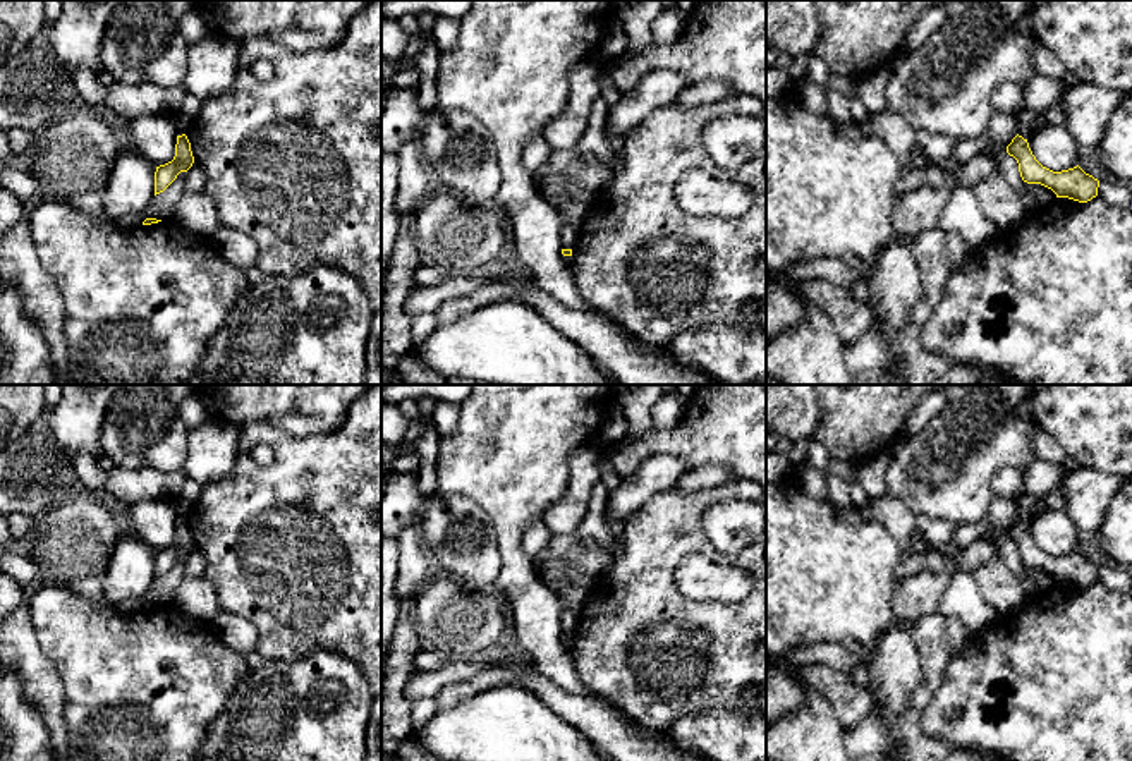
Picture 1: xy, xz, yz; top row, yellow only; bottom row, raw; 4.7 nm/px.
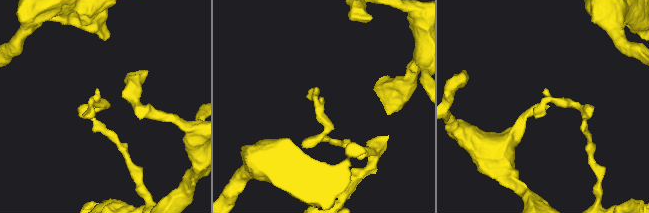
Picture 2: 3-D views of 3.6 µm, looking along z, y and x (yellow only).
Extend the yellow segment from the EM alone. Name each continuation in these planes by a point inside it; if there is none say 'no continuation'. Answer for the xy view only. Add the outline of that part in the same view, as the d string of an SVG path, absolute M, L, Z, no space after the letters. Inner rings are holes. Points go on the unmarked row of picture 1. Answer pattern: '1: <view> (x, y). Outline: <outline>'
no continuation

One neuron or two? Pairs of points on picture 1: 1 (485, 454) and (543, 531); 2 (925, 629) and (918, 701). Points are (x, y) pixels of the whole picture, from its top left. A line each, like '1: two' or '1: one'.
1: two
2: one

